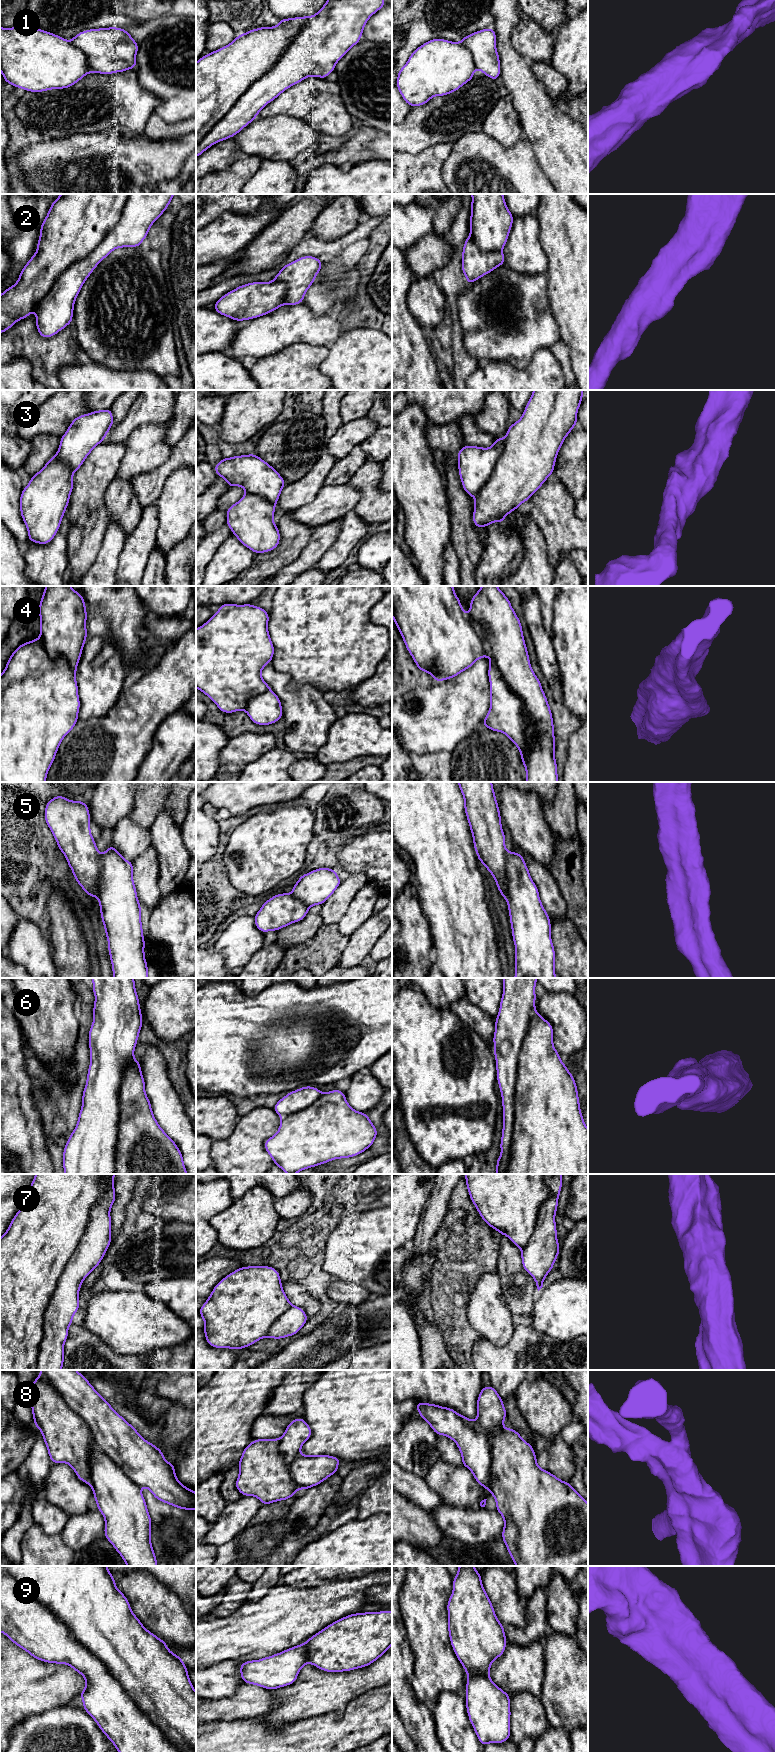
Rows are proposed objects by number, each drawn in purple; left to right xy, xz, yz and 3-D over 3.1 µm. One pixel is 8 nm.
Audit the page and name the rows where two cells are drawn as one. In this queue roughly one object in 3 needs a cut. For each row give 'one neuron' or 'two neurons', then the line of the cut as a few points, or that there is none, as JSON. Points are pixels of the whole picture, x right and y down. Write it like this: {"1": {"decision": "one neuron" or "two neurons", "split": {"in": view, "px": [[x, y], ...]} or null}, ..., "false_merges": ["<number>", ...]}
{"1": {"decision": "one neuron", "split": null}, "2": {"decision": "one neuron", "split": null}, "3": {"decision": "one neuron", "split": null}, "4": {"decision": "one neuron", "split": null}, "5": {"decision": "one neuron", "split": null}, "6": {"decision": "one neuron", "split": null}, "7": {"decision": "one neuron", "split": null}, "8": {"decision": "two neurons", "split": {"in": "xy", "px": [[41, 1374], [88, 1426], [93, 1442], [139, 1487]]}}, "9": {"decision": "one neuron", "split": null}, "false_merges": ["8"]}

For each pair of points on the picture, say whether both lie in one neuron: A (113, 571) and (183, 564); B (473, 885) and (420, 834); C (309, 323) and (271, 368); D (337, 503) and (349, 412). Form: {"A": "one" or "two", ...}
{"A": "one", "B": "one", "C": "two", "D": "two"}

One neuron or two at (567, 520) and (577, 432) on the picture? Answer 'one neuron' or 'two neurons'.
one neuron

